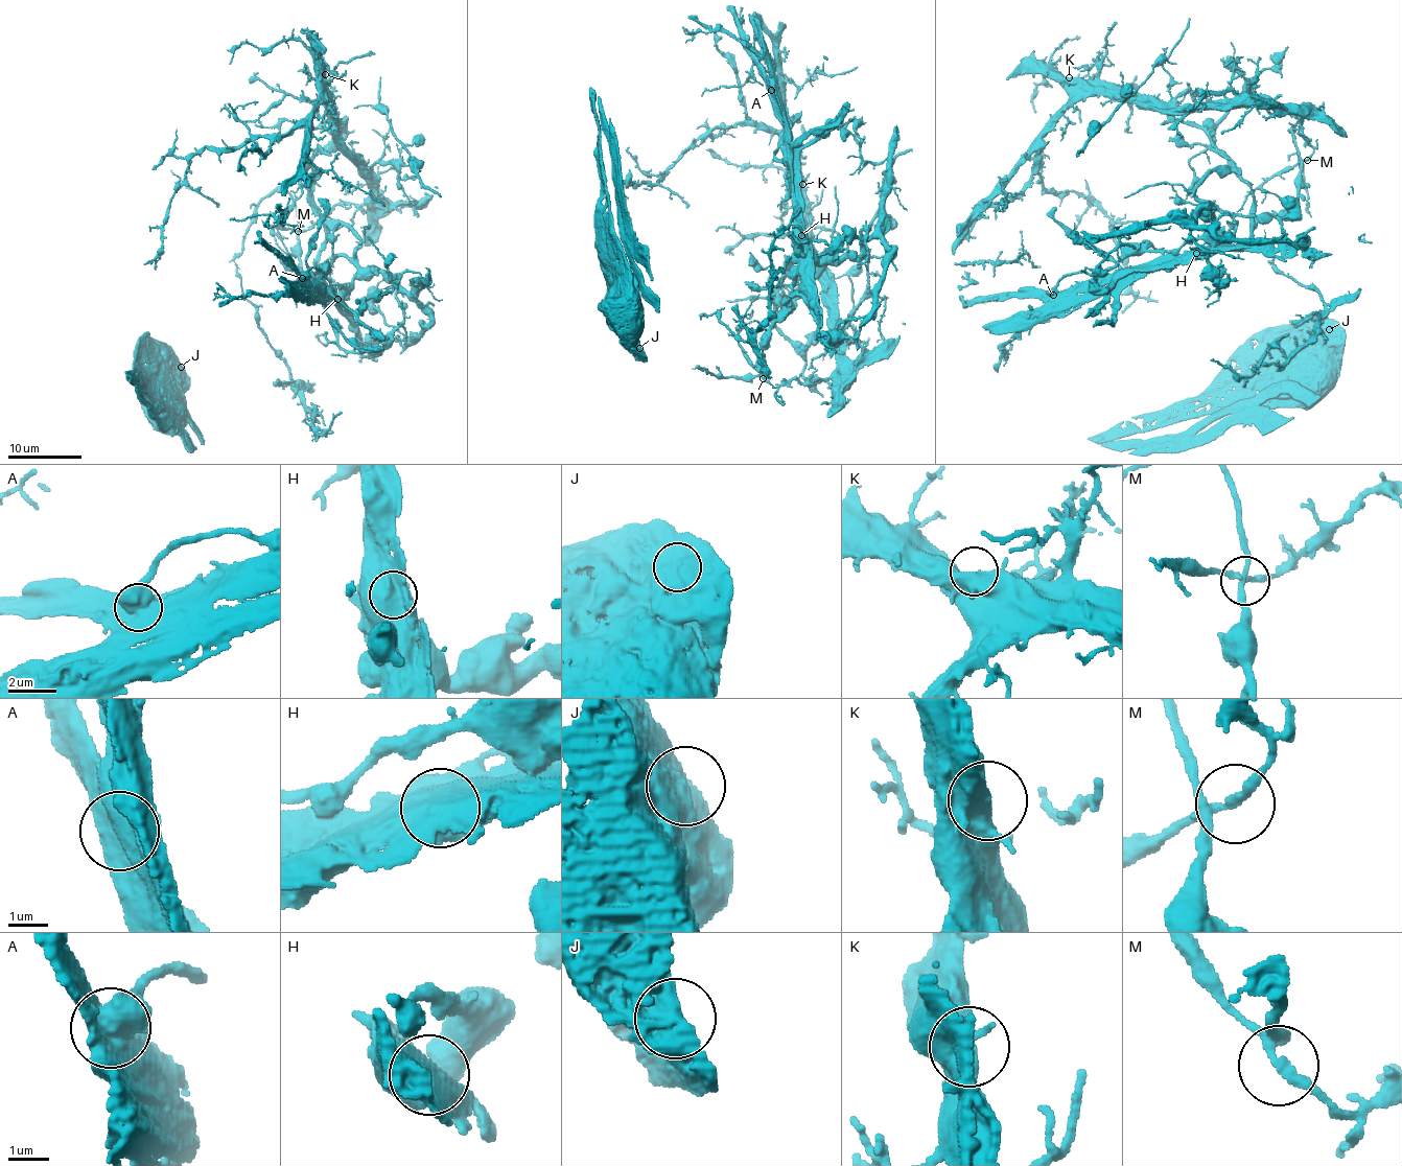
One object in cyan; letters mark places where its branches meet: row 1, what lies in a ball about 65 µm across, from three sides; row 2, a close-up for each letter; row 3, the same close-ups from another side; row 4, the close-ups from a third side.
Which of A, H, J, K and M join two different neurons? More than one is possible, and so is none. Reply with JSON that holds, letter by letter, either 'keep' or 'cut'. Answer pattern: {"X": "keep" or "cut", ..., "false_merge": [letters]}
{"A": "cut", "H": "cut", "J": "keep", "K": "keep", "M": "cut", "false_merge": ["A", "H", "M"]}

